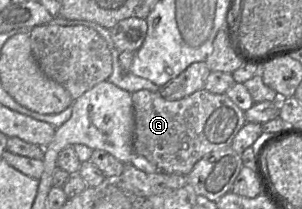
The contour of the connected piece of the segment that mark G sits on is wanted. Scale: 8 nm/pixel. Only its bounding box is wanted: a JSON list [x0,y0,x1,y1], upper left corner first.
[131,89,247,175]

